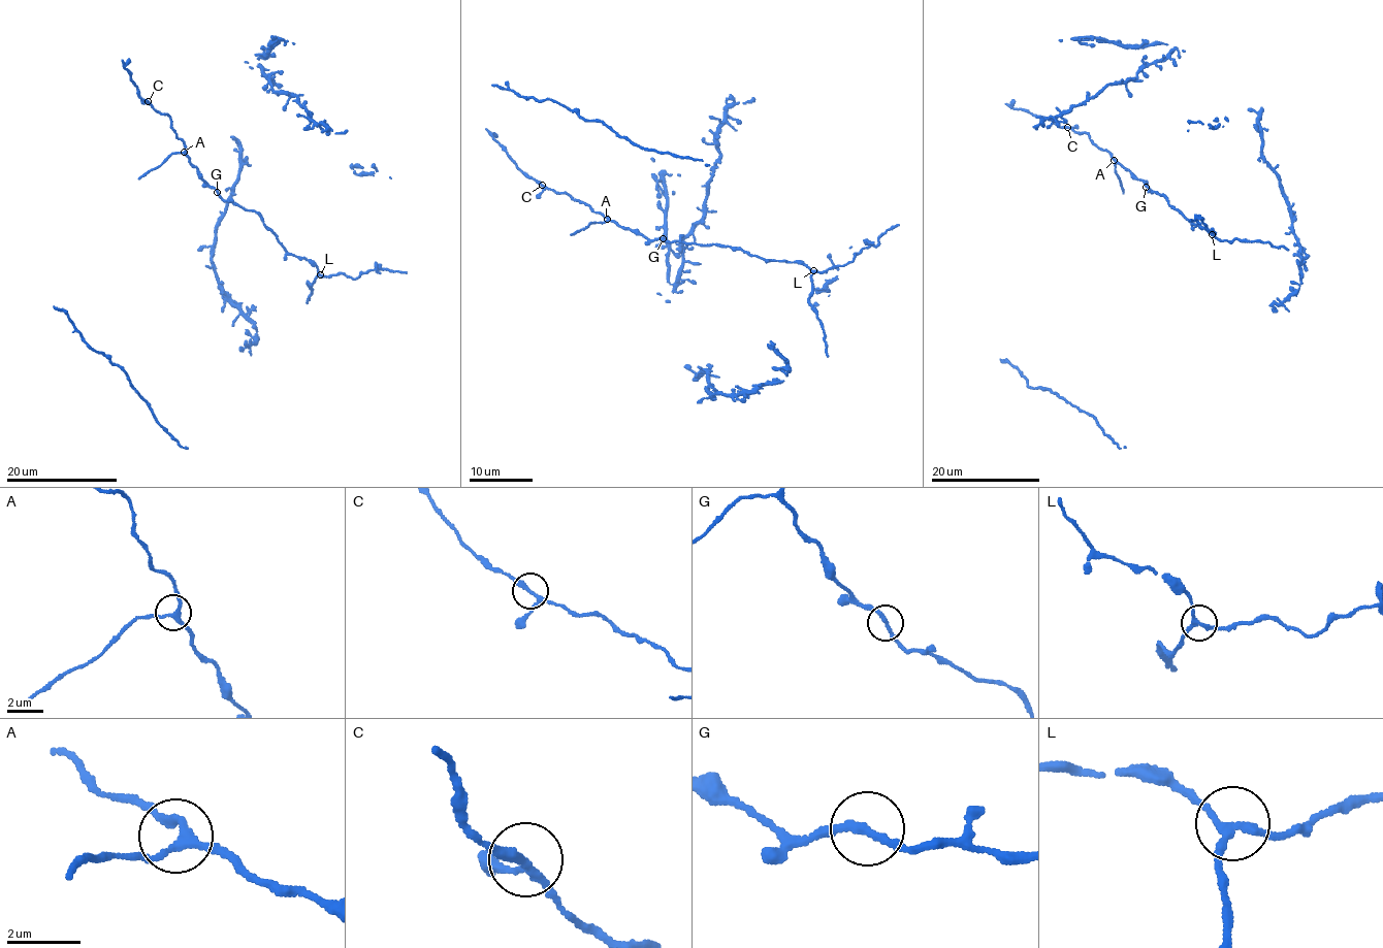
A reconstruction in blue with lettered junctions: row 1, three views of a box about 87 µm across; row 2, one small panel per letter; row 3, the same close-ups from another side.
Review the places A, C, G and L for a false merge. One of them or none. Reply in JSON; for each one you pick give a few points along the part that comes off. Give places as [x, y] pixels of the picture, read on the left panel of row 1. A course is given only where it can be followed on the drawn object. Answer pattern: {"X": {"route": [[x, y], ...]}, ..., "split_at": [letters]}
{"L": {"route": [[319, 274], [329, 276], [342, 273], [355, 279], [371, 270], [407, 272]]}, "split_at": ["L"]}

